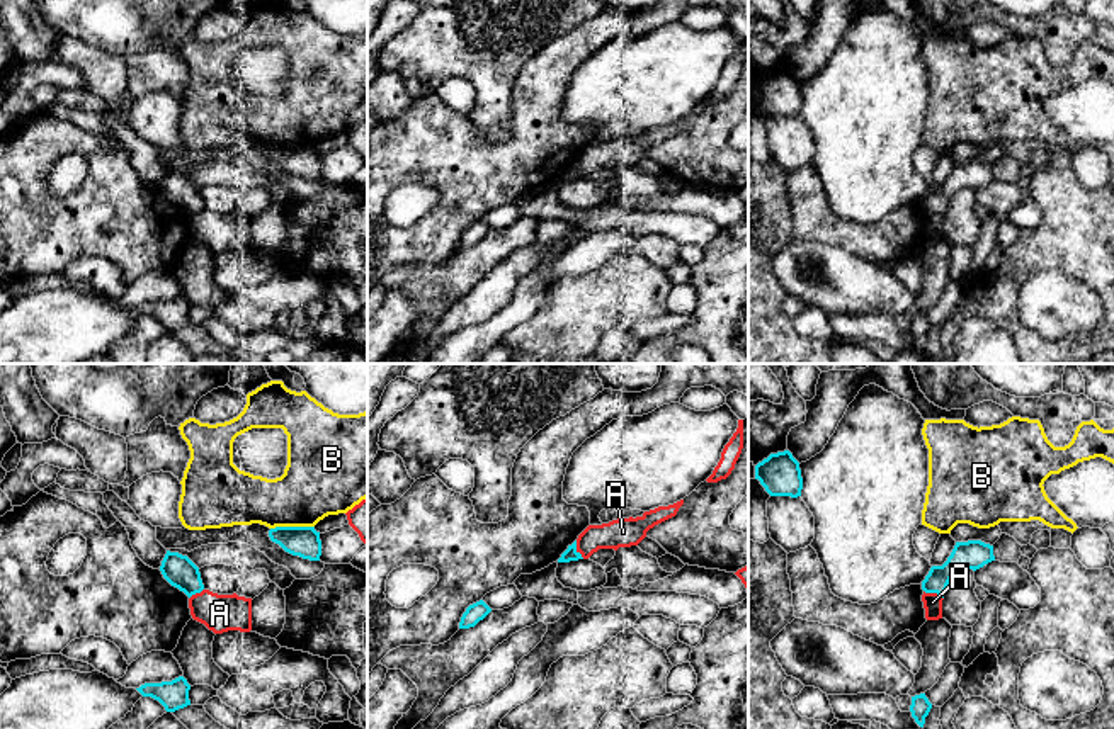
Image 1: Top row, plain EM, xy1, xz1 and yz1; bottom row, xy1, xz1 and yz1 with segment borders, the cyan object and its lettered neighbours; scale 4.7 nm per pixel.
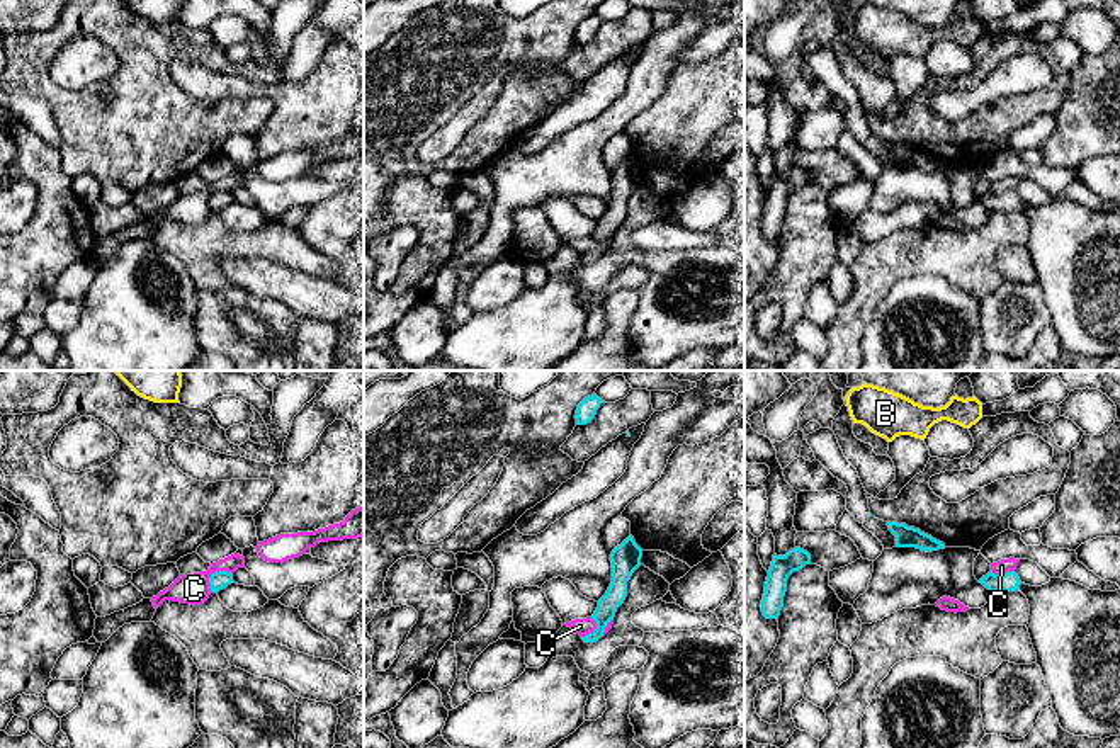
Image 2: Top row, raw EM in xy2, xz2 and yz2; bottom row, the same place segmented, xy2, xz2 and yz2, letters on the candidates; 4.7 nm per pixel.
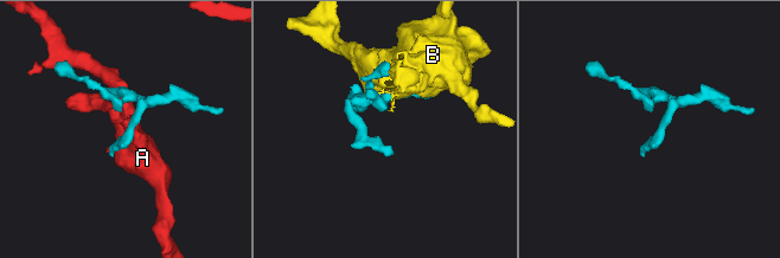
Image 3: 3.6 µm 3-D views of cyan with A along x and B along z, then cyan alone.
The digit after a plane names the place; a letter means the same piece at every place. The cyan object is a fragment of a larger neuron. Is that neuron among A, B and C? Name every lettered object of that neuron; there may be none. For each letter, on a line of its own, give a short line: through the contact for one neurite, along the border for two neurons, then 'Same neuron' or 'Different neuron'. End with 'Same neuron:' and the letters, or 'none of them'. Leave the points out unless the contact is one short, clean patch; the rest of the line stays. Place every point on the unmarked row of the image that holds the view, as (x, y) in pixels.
A: Line: xz1 (575, 160), (575, 169), (584, 177). Different neuron
B: Different neuron
C: Line: xy2 (231, 191), (214, 191), (209, 198), (209, 209). Different neuron
Same neuron: none of them

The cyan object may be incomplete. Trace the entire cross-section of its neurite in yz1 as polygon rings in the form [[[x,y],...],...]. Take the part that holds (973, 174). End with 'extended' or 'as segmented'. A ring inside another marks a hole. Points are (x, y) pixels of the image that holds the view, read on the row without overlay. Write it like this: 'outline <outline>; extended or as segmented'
outline [[[981,160],[956,161],[951,175],[942,185],[932,185],[922,209],[925,212],[937,212],[944,218],[951,197],[961,189],[980,189],[995,180],[993,165]]]; as segmented

